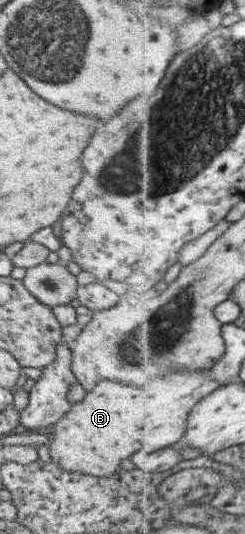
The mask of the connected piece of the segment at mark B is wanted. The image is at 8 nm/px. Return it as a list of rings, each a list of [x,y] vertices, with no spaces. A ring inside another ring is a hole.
[[[200,369],[158,377],[150,387],[126,387],[114,381],[96,383],[82,401],[71,403],[68,412],[53,423],[48,446],[52,463],[66,471],[109,474],[134,451],[154,453],[184,440],[194,405],[222,387],[213,379],[210,370]]]

